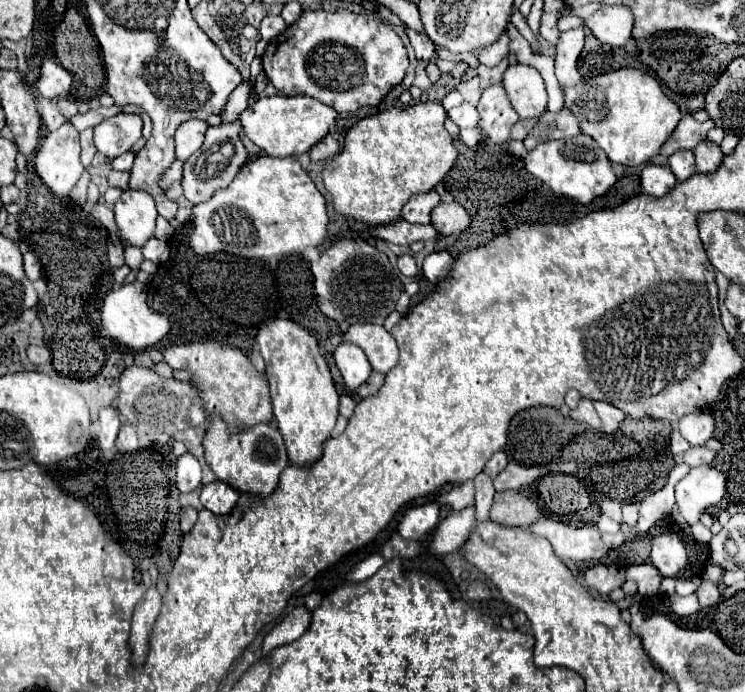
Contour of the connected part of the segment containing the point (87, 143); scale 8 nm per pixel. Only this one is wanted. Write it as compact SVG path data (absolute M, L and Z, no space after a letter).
M85 129L81 131L81 163L85 167L91 165L91 159L95 155L95 145L93 145L93 129Z

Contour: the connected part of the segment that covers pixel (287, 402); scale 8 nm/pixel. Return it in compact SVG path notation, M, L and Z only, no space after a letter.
M271 317L263 321L257 333L257 345L265 361L265 379L269 383L273 415L285 439L289 459L295 465L311 465L321 457L321 445L329 439L337 419L339 393L329 365L319 351L317 339L291 319Z

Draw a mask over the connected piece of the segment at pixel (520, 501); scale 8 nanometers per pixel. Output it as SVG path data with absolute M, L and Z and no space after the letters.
M501 491L495 493L491 519L507 527L527 527L541 519L539 507L521 491Z

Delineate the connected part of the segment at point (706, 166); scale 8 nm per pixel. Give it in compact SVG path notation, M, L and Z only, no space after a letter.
M701 141L695 149L695 161L697 161L697 173L713 173L721 161L723 161L723 153L719 149L719 145L711 143L711 141Z

